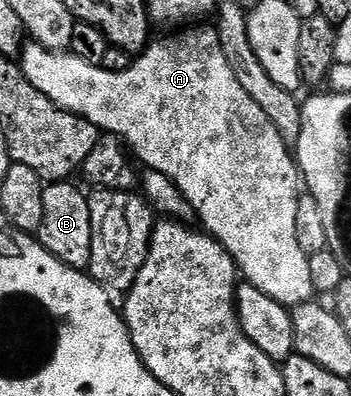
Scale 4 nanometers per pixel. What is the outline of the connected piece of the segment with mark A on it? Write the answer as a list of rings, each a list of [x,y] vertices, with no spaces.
[[[193,25],[188,29],[166,34],[166,39],[161,39],[158,43],[150,42],[145,50],[130,62],[125,72],[108,72],[101,66],[87,65],[87,61],[79,61],[79,57],[74,55],[48,51],[46,47],[40,47],[32,41],[26,42],[22,46],[19,66],[25,72],[25,79],[31,81],[31,85],[35,85],[35,89],[39,89],[39,93],[43,93],[53,104],[62,107],[65,111],[82,115],[87,121],[91,121],[91,125],[97,127],[98,132],[120,139],[122,144],[135,156],[138,164],[146,163],[144,166],[148,170],[163,173],[163,177],[171,180],[179,189],[179,193],[183,193],[183,197],[191,205],[196,222],[201,222],[202,224],[198,224],[221,243],[223,249],[227,249],[229,256],[236,261],[238,272],[243,276],[244,282],[255,285],[255,289],[263,289],[263,293],[267,293],[267,297],[292,309],[299,306],[300,303],[310,302],[315,295],[311,285],[309,256],[303,253],[303,249],[299,249],[299,241],[295,238],[295,209],[299,192],[303,187],[297,160],[290,144],[283,141],[279,129],[275,129],[275,125],[271,125],[267,113],[263,113],[263,109],[259,109],[259,105],[255,105],[255,101],[251,101],[251,97],[247,97],[243,85],[239,85],[239,81],[235,81],[235,73],[231,73],[231,65],[227,65],[227,57],[223,57],[223,45],[219,45],[216,30],[212,26],[201,26],[205,25]]]

